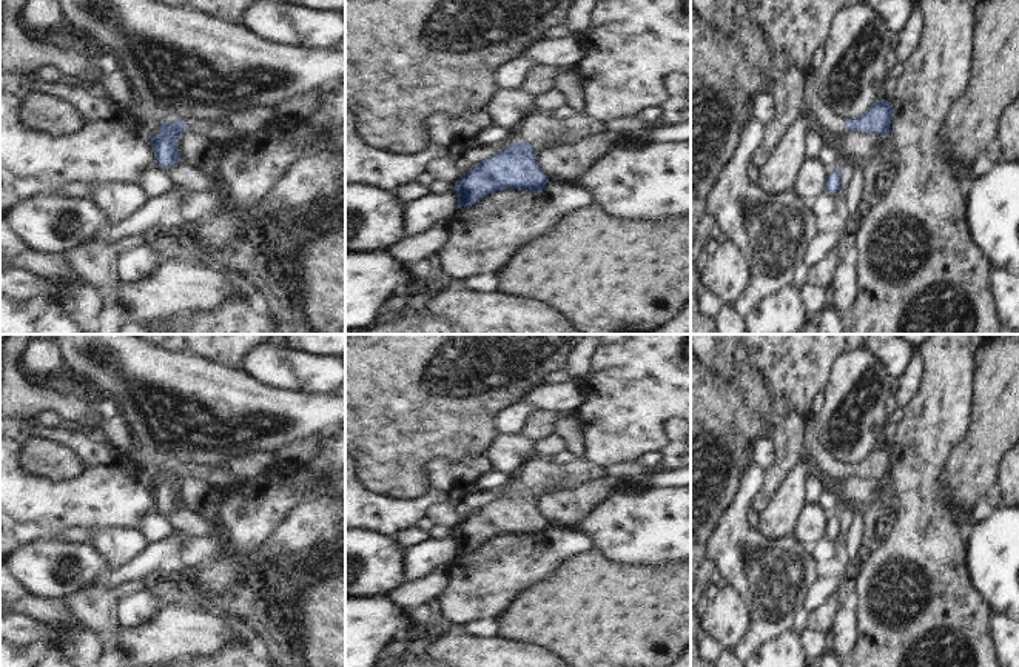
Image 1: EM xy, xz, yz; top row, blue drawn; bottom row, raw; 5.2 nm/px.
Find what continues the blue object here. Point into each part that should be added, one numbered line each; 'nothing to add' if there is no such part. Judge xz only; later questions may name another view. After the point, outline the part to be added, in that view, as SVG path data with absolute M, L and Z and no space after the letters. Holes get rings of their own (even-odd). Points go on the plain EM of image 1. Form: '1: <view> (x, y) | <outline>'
1: xz (537, 475) | M530 456L518 473L520 484L533 493L572 488L604 474L603 468L584 458L564 464L544 462Z

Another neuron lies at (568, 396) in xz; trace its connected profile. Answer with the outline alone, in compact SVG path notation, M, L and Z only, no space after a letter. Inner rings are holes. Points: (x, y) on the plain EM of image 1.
M563 382L560 385L541 384L530 388L515 404L524 404L535 410L549 413L567 413L577 410L584 399L584 387L580 382Z

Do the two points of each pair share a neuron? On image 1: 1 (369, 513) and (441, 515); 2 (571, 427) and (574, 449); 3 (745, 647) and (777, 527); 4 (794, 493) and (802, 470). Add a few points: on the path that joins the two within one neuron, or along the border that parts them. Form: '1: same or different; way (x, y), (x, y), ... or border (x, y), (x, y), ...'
1: different; border (454, 504), (432, 504), (426, 510), (423, 522)
2: same; way (571, 432), (574, 444)
3: different; border (757, 526), (771, 538), (793, 533)
4: same; way (794, 487), (797, 476)

